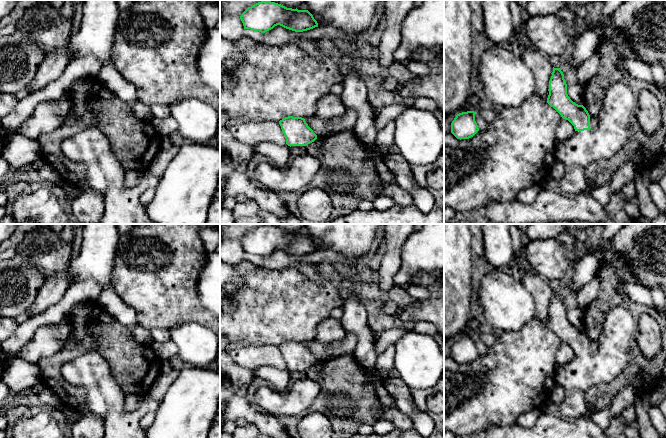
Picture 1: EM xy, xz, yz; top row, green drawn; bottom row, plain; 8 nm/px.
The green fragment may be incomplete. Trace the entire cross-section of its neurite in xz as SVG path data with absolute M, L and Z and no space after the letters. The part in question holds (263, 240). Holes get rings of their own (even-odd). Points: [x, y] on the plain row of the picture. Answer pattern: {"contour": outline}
{"contour": "M261 225L248 231L240 240L244 253L265 257L280 249L286 253L303 256L318 251L308 234L287 232L271 225Z"}

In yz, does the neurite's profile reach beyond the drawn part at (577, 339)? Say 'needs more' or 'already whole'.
needs more

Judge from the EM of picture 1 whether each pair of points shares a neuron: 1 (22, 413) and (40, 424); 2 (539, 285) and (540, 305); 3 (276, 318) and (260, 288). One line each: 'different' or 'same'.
1: different
2: same
3: same

